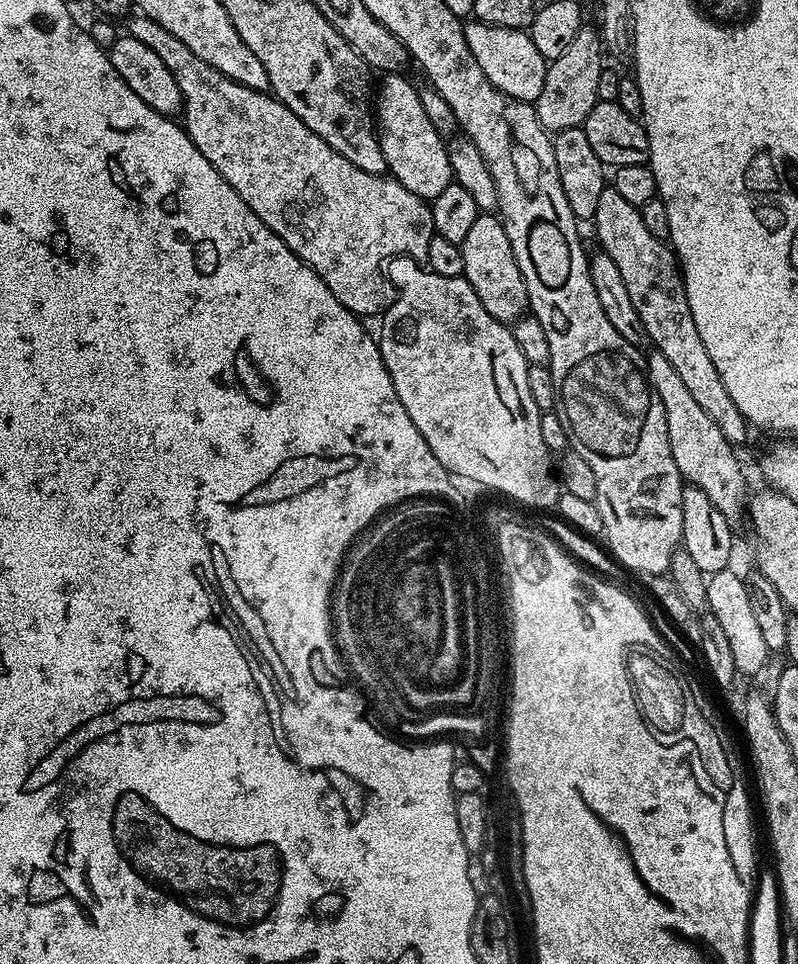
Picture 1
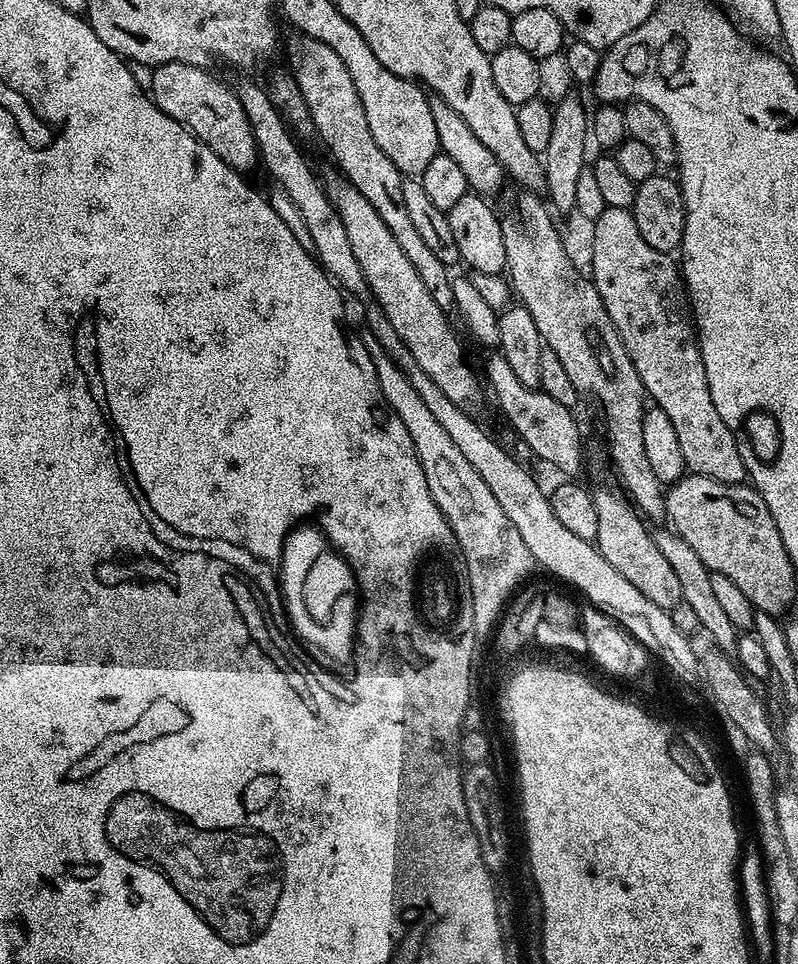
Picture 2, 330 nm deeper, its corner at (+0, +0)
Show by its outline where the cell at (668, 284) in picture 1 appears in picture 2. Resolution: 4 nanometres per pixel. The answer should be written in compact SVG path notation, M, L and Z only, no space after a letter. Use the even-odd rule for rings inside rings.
M606 206L591 228L590 279L596 285L598 294L606 306L606 314L610 314L610 322L614 322L622 338L622 346L626 346L626 354L630 354L630 362L634 362L634 370L638 370L638 378L642 378L647 399L669 416L670 423L678 434L678 447L682 450L685 469L698 476L714 478L723 484L745 483L742 454L738 454L734 434L726 426L726 422L722 422L718 410L714 410L714 398L710 398L706 366L702 366L698 333L677 261L669 253L654 250L654 246L646 243L646 238L638 234L638 222L634 222L629 209Z

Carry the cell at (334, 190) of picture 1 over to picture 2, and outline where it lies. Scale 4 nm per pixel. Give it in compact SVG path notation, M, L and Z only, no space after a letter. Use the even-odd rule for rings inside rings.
M170 62L159 65L153 74L153 88L150 93L153 102L160 107L170 118L174 118L183 128L188 129L200 143L210 146L222 162L241 174L248 174L252 167L257 167L258 153L254 134L250 130L250 122L246 118L246 110L242 110L242 102L238 99L231 87L227 88L222 81L207 68L190 66L186 62Z

